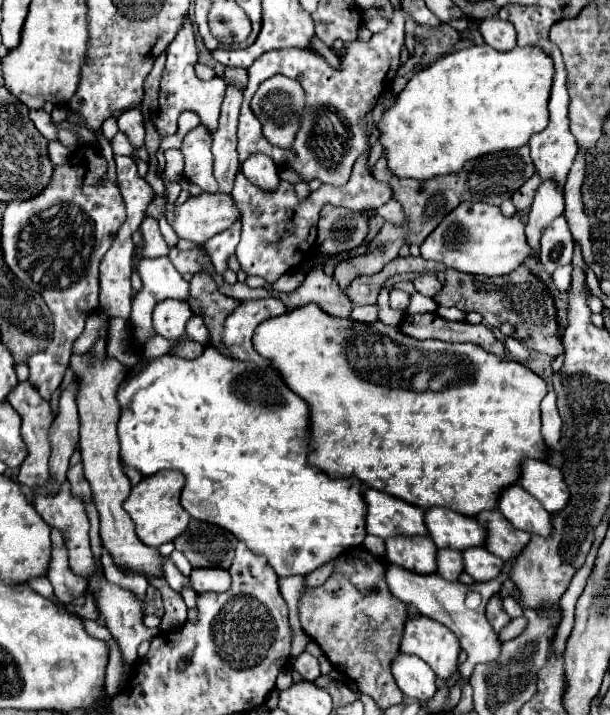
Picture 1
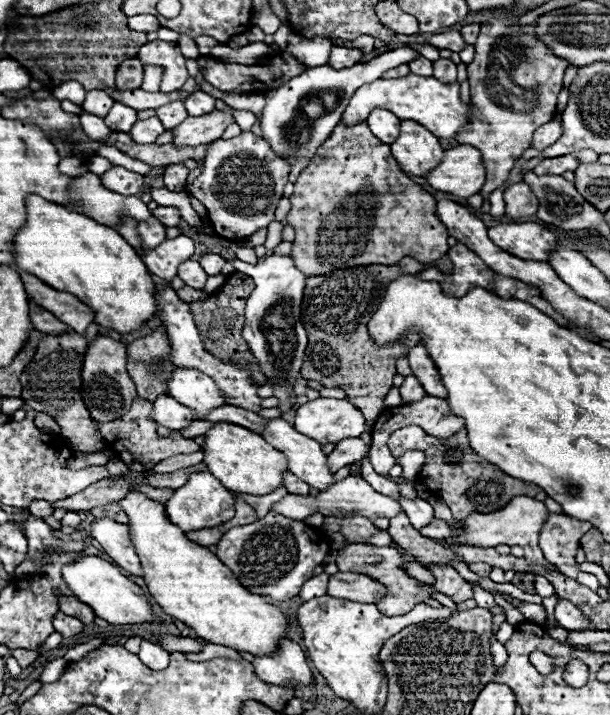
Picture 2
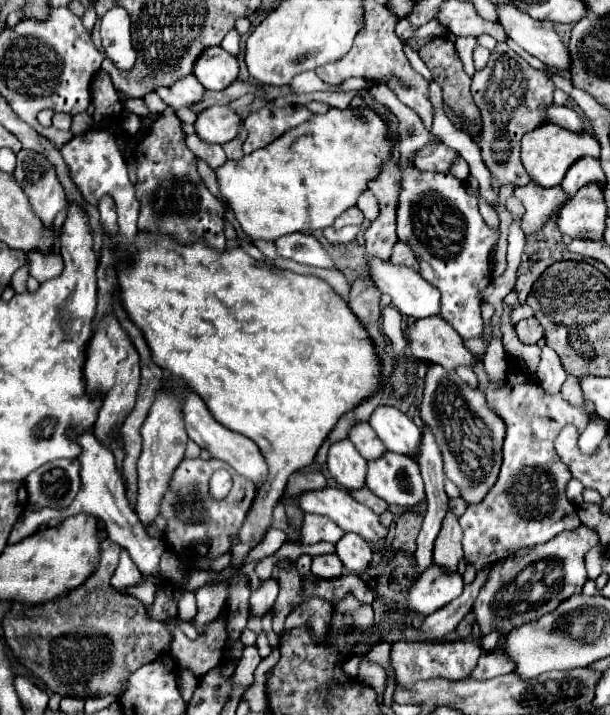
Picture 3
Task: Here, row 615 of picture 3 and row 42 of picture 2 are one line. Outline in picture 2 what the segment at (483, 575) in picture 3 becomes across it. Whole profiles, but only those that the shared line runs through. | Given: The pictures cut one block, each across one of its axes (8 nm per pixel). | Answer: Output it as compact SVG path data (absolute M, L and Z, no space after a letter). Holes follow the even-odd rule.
M448 30L448 32L442 32L442 34L434 34L430 40L428 40L432 46L436 46L436 48L448 48L448 50L452 50L452 52L460 52L460 50L464 50L468 44L464 42L464 38L462 38L462 34L460 32L456 32L456 30Z

